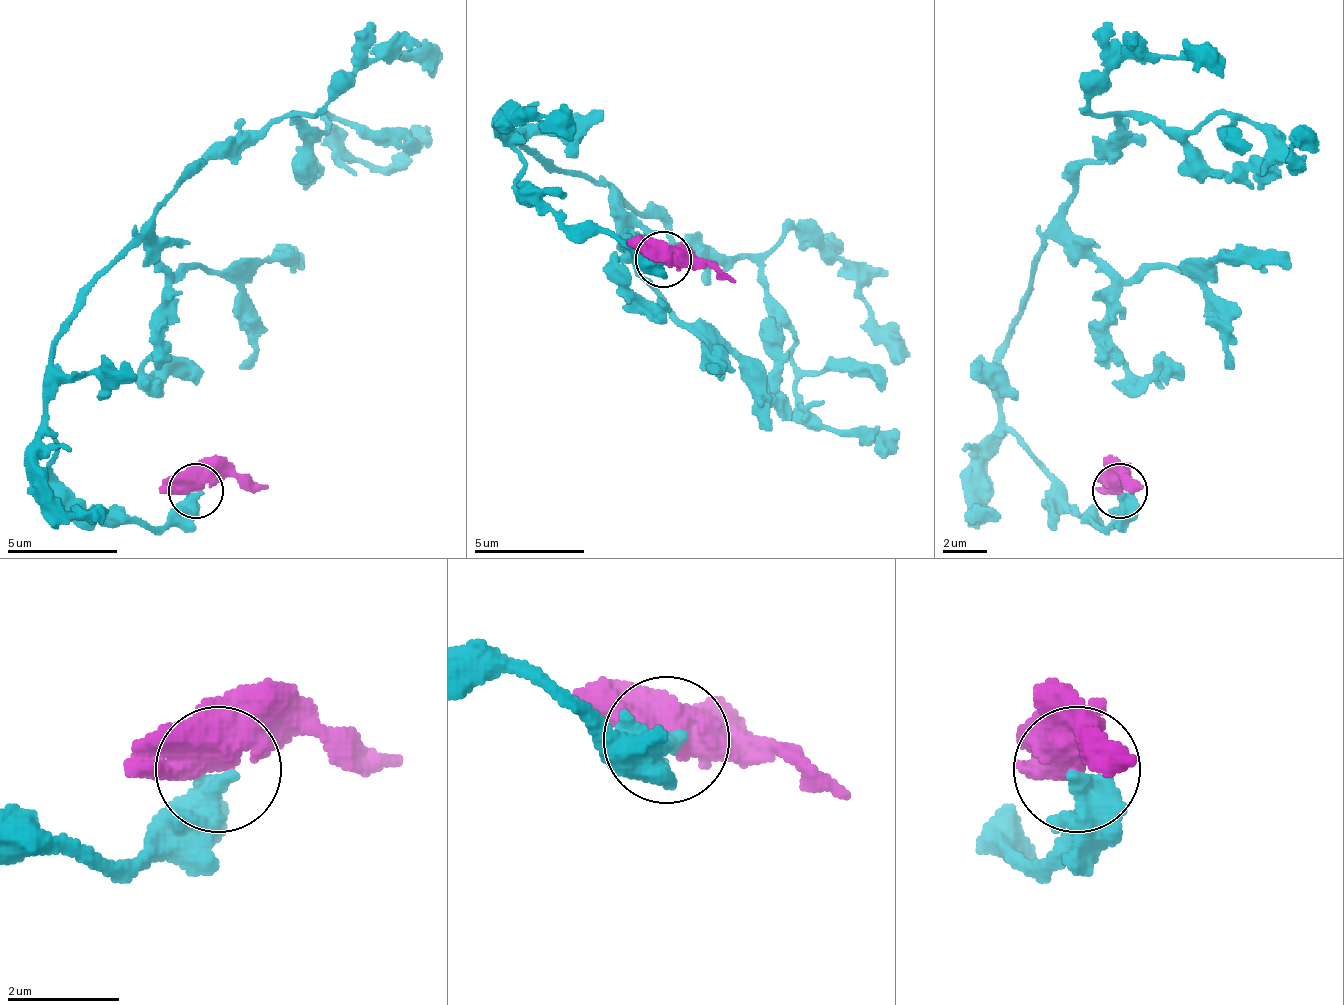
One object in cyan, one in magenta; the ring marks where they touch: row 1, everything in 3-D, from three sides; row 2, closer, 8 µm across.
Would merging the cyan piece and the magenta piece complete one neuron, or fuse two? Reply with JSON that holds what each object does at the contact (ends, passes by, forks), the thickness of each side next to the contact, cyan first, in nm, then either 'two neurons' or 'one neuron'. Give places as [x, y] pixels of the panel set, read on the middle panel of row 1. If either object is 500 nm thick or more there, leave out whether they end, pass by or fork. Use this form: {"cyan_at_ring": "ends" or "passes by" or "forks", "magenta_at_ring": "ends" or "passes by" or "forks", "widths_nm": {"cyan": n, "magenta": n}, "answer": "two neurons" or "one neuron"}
{"widths_nm": {"cyan": 500, "magenta": 850}, "answer": "two neurons"}

